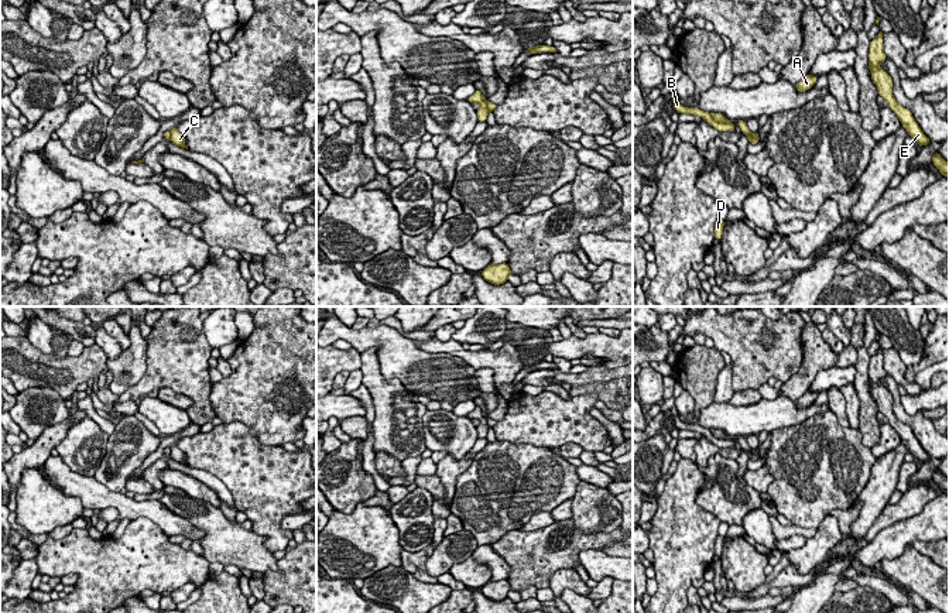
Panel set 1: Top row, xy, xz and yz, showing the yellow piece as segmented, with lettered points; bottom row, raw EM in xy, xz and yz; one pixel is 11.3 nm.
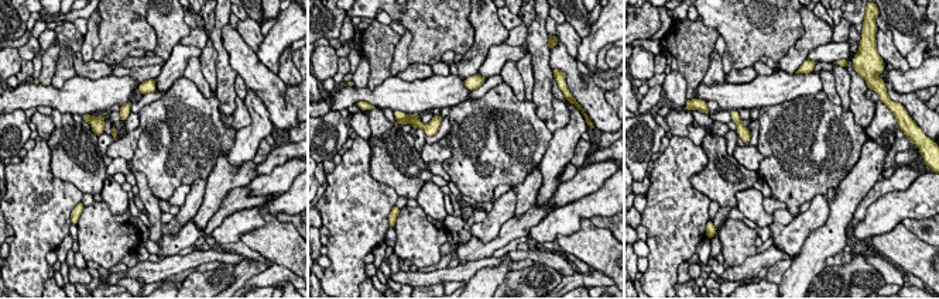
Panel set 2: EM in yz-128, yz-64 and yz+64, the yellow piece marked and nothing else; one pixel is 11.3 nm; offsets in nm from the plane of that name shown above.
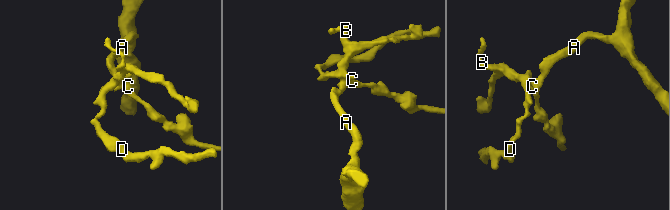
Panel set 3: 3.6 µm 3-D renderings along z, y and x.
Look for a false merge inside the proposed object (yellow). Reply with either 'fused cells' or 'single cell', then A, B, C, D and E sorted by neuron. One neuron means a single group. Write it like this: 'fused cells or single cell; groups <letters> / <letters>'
fused cells; groups A D E / B C

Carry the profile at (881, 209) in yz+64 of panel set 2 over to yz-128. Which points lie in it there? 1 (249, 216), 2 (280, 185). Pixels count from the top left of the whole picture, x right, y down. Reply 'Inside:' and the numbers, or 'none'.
Inside: 1

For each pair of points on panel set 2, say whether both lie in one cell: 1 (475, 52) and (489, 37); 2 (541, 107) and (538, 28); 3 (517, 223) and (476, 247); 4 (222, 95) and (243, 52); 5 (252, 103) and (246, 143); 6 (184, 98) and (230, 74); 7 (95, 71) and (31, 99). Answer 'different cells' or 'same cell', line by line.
1: same cell
2: same cell
3: same cell
4: different cells
5: same cell
6: different cells
7: different cells

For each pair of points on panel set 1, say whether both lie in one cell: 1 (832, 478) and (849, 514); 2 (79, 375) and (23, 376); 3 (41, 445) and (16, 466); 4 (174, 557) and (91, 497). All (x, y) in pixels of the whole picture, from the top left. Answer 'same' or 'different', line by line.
1: different
2: same
3: same
4: different

